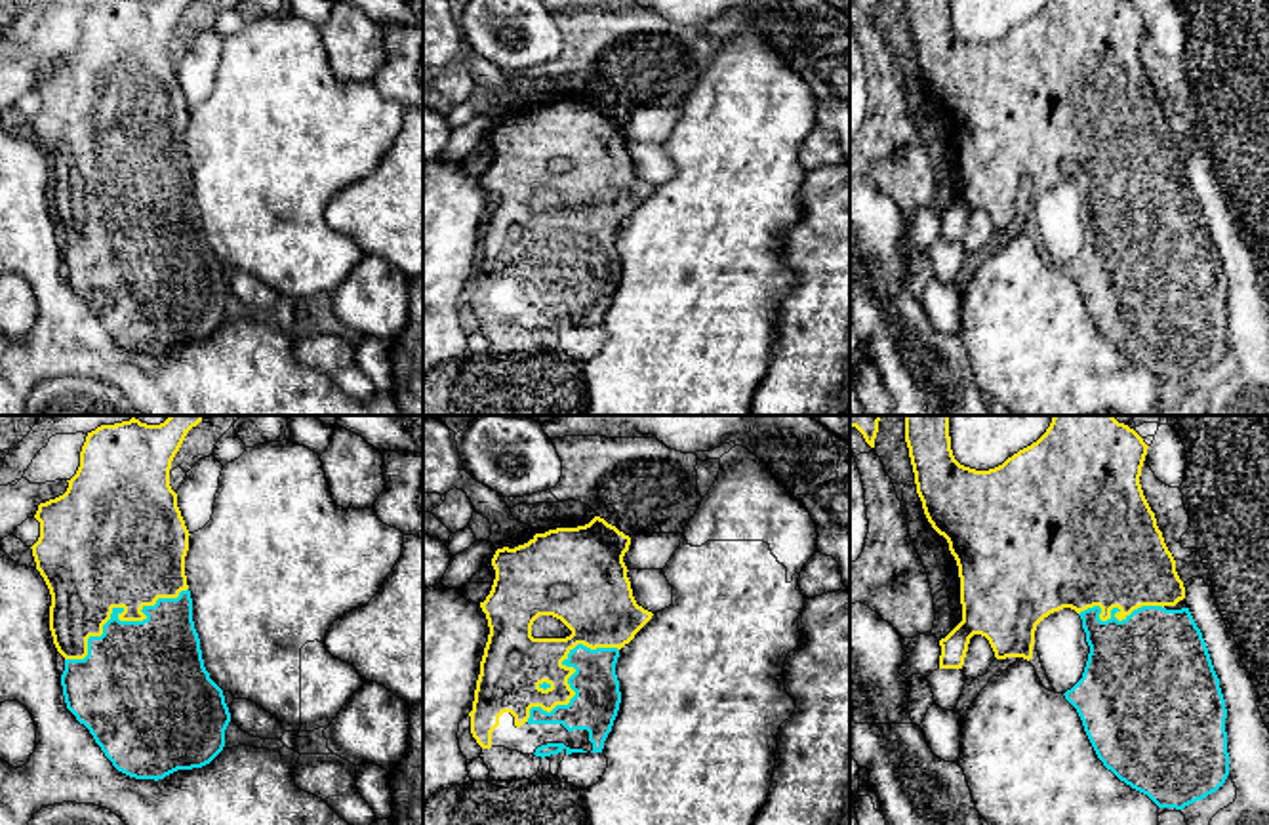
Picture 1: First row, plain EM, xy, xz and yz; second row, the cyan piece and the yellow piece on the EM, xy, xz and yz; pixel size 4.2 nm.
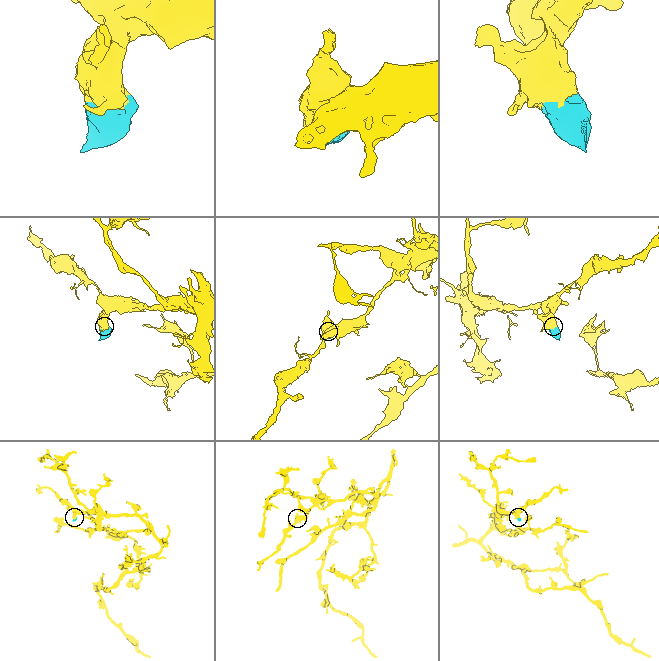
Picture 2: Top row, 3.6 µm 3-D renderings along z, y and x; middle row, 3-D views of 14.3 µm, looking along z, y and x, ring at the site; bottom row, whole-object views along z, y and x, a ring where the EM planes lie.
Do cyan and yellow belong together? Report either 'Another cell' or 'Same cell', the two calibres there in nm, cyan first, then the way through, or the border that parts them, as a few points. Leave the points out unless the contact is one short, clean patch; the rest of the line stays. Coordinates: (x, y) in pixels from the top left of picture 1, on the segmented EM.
Same cell. Thickness 420 nm (cyan) against 460 nm

